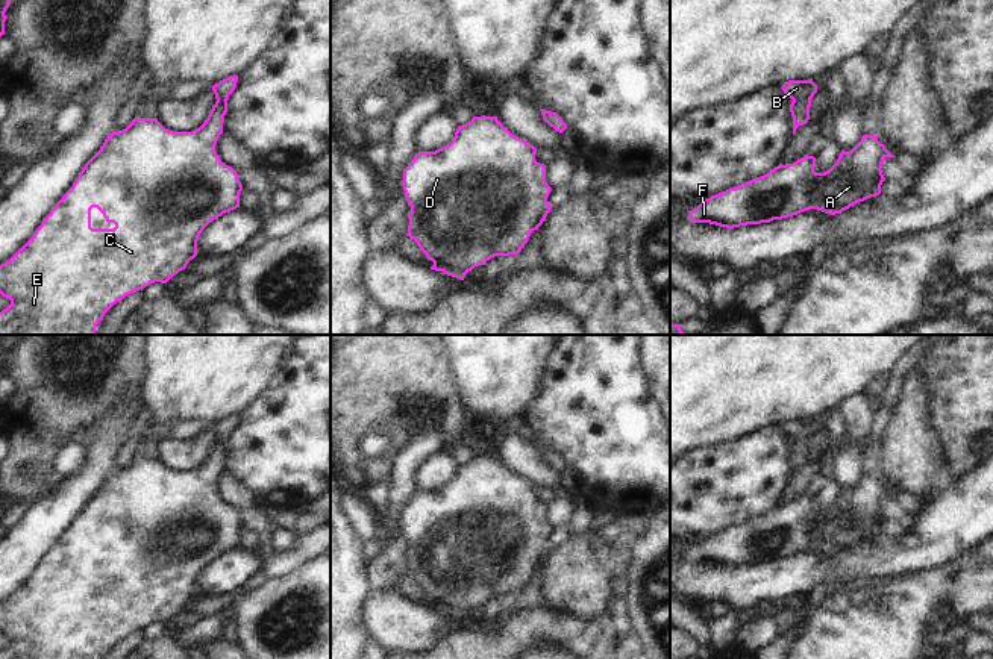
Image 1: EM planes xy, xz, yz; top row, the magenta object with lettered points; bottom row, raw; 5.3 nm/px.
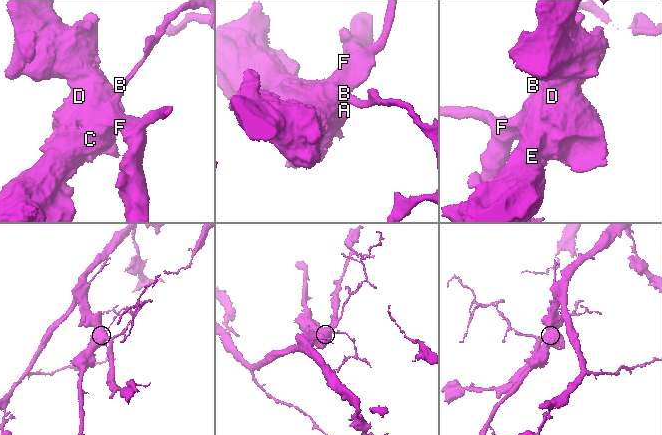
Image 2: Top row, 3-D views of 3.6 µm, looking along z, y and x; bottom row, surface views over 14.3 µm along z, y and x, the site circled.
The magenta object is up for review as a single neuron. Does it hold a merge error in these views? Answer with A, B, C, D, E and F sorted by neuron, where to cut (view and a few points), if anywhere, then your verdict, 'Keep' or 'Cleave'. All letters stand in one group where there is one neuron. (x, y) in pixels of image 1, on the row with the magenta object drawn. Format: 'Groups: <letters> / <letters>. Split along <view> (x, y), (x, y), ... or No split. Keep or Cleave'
Groups: A B C D E F. No split. Keep

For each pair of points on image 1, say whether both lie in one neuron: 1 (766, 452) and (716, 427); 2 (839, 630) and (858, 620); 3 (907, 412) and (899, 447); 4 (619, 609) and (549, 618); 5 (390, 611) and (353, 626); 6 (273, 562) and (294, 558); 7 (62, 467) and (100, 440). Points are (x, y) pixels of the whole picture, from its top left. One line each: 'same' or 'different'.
1: different
2: same
3: same
4: same
5: different
6: same
7: different

